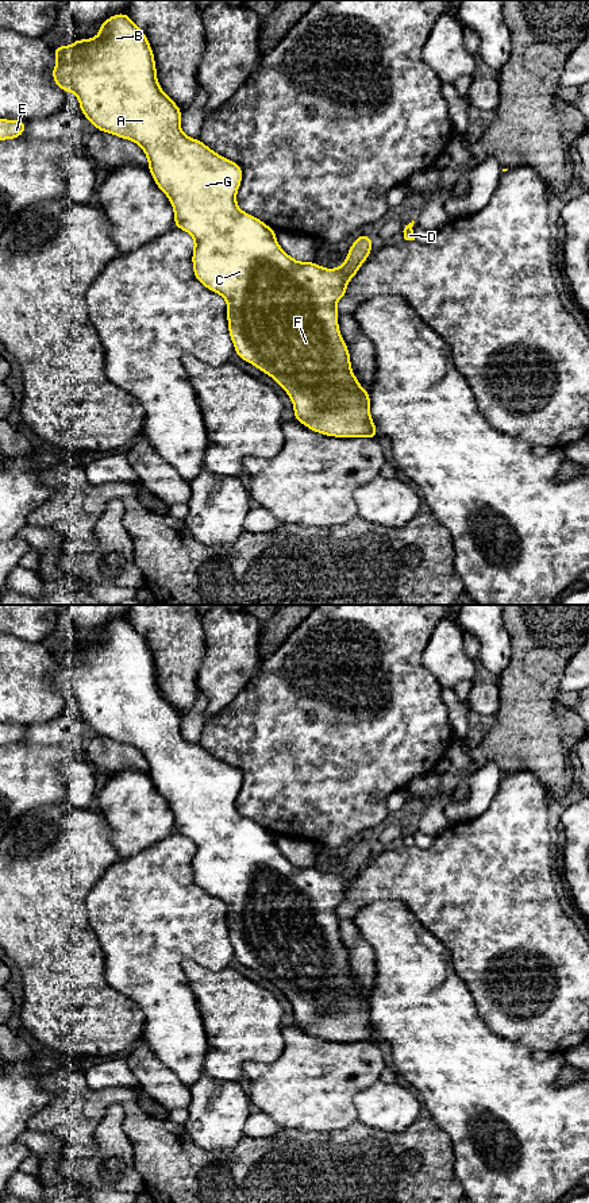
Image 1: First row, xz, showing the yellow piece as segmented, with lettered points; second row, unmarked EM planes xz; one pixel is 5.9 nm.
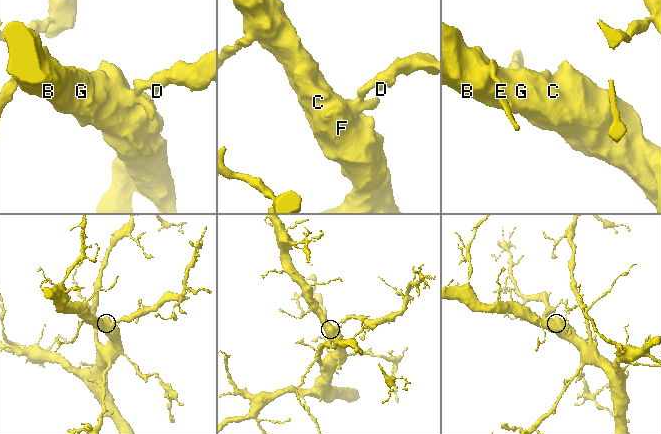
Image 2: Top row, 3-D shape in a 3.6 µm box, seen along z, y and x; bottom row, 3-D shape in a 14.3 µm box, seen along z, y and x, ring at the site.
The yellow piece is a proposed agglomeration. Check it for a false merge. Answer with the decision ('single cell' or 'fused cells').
single cell

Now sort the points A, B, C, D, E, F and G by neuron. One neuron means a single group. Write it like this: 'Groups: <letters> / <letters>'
Groups: A B C D E F G

